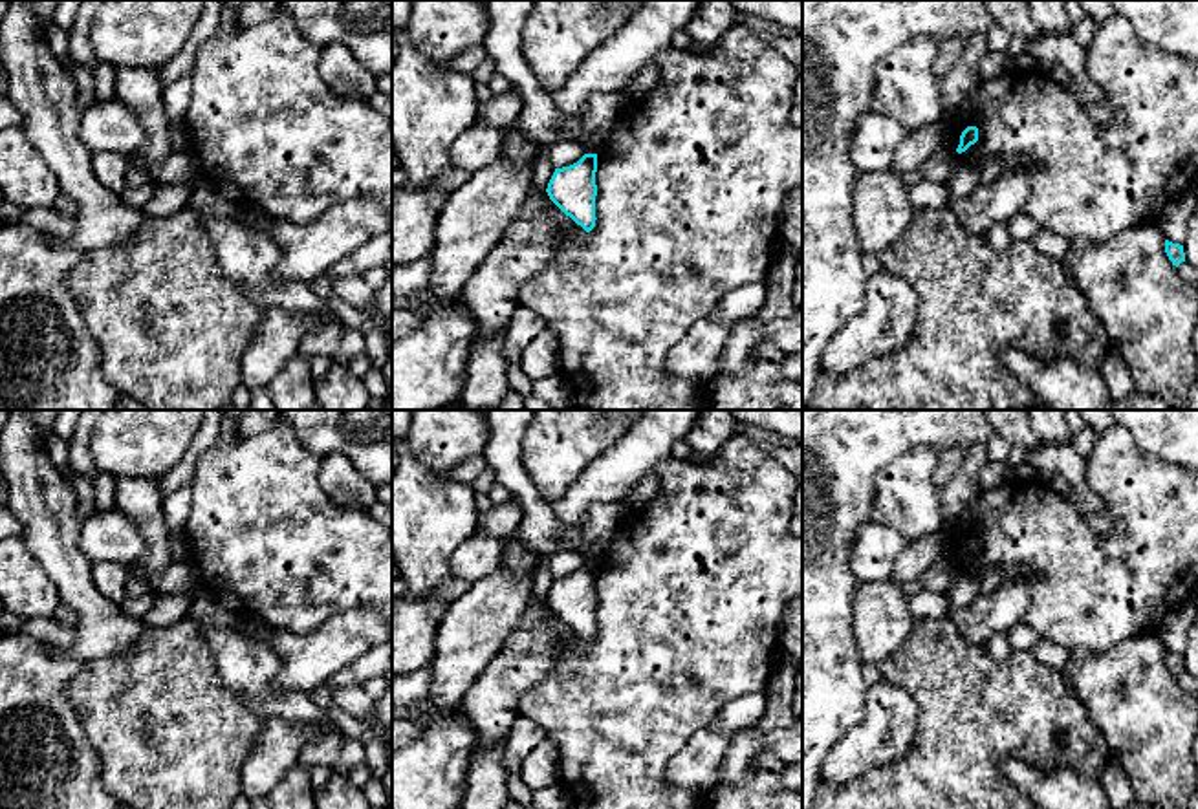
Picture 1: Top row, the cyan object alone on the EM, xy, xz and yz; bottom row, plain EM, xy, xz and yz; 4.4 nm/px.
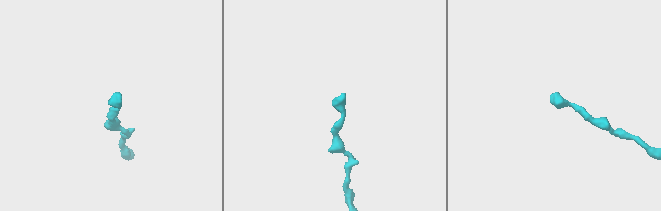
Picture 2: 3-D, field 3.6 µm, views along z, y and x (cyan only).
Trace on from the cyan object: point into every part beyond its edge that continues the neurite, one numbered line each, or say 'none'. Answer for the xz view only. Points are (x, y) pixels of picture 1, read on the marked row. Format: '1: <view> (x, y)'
none

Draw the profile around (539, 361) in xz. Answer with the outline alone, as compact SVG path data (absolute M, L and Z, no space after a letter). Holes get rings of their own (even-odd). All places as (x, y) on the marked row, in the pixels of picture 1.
M544 329L522 351L520 368L531 381L561 373L557 337Z

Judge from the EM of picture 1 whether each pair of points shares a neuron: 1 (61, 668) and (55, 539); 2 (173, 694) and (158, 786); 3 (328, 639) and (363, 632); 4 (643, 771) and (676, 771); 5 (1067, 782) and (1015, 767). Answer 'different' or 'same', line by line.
1: different
2: same
3: same
4: different
5: same

